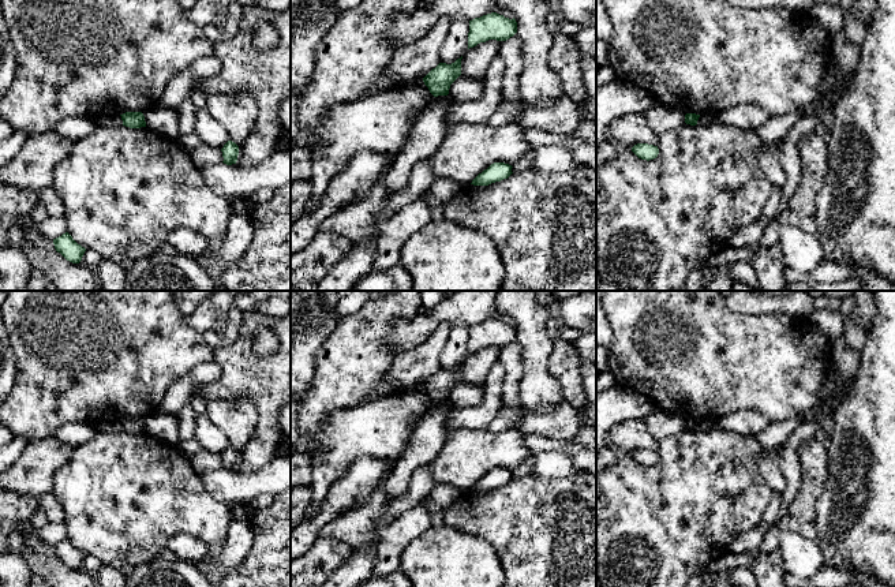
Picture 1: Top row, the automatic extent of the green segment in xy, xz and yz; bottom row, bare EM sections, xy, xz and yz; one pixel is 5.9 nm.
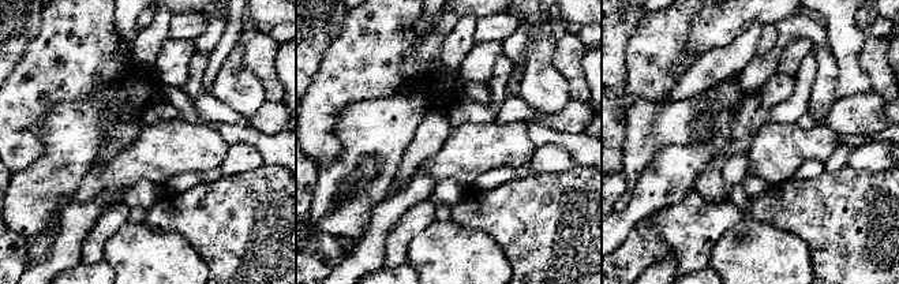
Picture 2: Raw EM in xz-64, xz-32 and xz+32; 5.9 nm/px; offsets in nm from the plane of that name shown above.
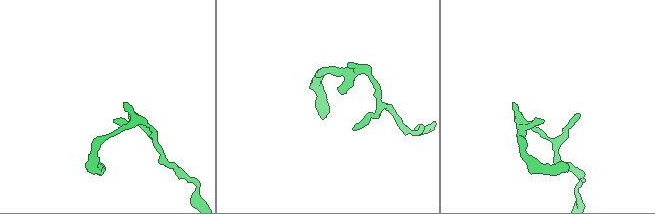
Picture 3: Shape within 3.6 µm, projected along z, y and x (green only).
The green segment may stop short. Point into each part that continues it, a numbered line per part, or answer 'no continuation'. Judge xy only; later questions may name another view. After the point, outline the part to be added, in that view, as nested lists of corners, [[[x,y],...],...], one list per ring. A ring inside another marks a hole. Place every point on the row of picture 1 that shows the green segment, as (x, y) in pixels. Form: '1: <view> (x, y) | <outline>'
no continuation

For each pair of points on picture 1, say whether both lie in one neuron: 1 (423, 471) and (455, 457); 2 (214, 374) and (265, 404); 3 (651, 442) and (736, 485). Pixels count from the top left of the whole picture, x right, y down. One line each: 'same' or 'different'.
1: different
2: different
3: different

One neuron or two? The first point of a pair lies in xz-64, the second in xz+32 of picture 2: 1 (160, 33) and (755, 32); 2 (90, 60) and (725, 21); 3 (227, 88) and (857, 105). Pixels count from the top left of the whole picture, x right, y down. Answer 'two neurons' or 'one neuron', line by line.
1: two neurons
2: two neurons
3: two neurons

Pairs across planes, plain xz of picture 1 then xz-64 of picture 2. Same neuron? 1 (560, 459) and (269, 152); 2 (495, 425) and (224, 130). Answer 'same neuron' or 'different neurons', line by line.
1: different neurons
2: different neurons

